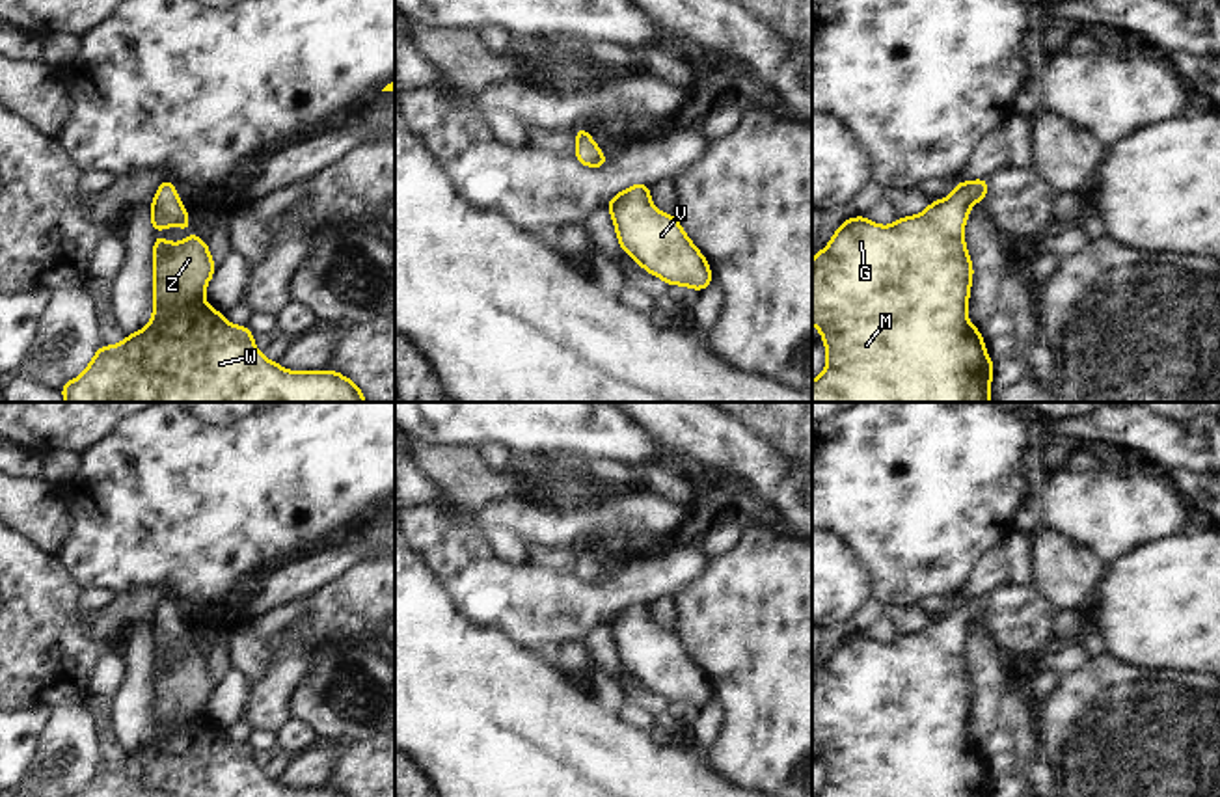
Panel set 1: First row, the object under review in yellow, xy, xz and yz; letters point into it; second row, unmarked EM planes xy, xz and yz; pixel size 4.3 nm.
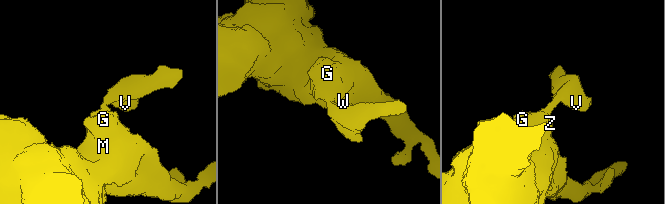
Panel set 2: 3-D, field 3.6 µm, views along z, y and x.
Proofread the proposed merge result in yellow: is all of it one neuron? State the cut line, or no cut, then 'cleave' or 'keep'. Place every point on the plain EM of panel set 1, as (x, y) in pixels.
no cut; keep

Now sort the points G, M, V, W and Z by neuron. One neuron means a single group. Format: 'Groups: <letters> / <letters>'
Groups: G M V W Z

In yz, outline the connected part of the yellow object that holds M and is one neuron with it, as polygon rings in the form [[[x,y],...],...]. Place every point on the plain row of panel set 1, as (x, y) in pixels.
[[[987,596],[959,598],[946,616],[888,644],[857,633],[834,648],[829,663],[812,676],[812,741],[827,765],[827,784],[818,797],[991,797],[993,778],[982,749],[967,737],[974,685],[963,657],[969,626],[985,616]]]

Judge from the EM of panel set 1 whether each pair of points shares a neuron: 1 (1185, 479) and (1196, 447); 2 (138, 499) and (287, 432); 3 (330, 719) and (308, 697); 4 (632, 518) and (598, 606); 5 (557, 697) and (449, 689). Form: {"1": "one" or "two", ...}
{"1": "two", "2": "one", "3": "one", "4": "two", "5": "one"}

